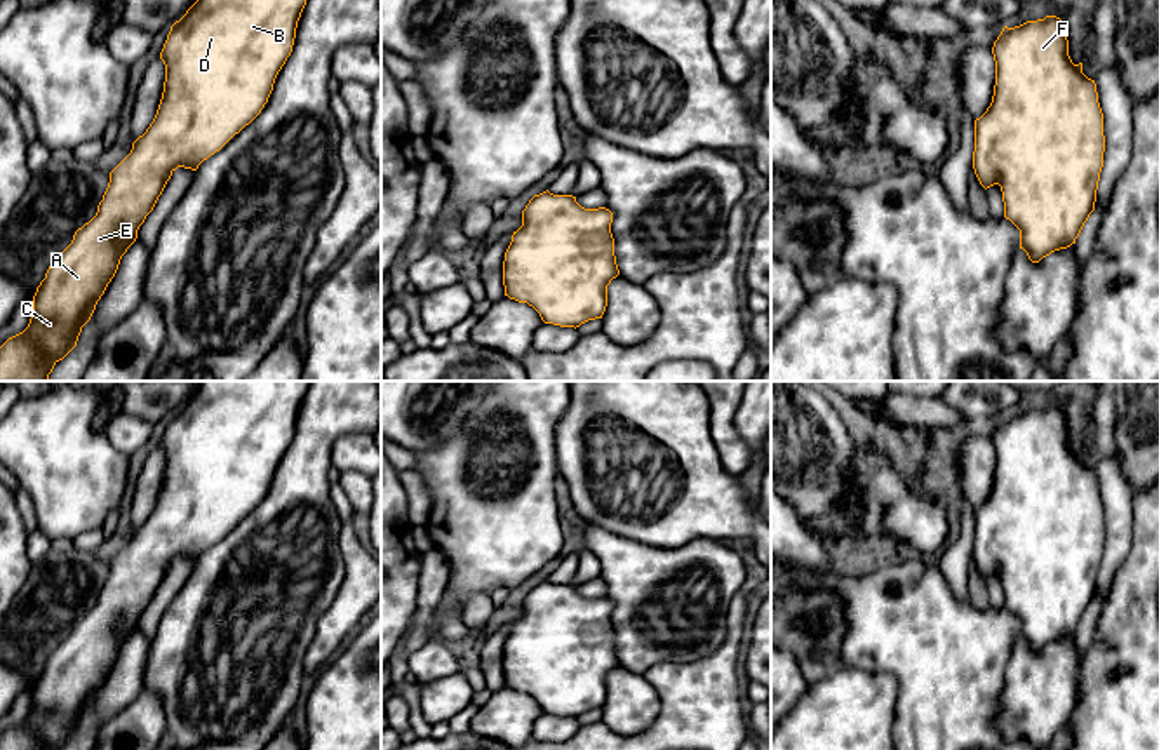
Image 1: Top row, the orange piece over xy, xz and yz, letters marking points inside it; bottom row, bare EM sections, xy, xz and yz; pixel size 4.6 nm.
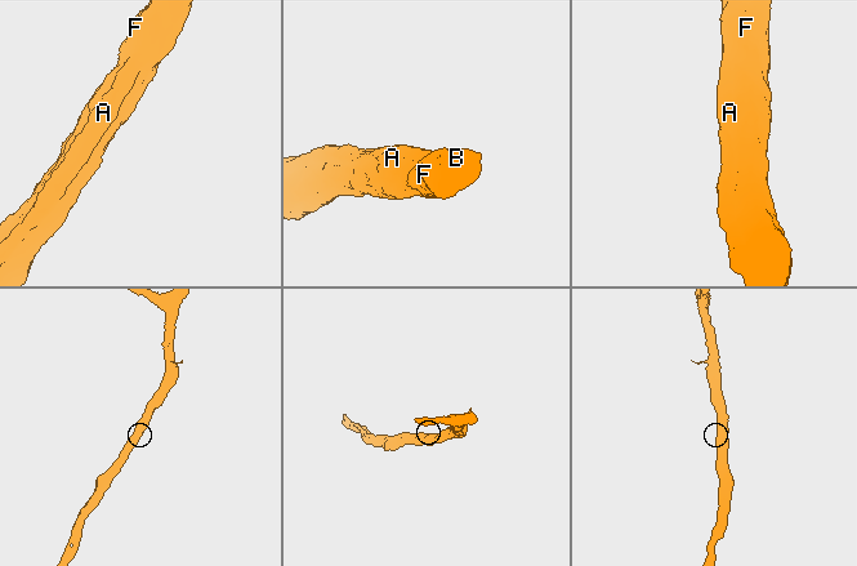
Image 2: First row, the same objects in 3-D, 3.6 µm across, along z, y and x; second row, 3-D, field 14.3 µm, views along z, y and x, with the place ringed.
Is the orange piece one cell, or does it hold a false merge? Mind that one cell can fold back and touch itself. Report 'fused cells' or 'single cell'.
single cell

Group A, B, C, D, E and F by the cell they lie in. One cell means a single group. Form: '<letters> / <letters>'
A B C D E F

